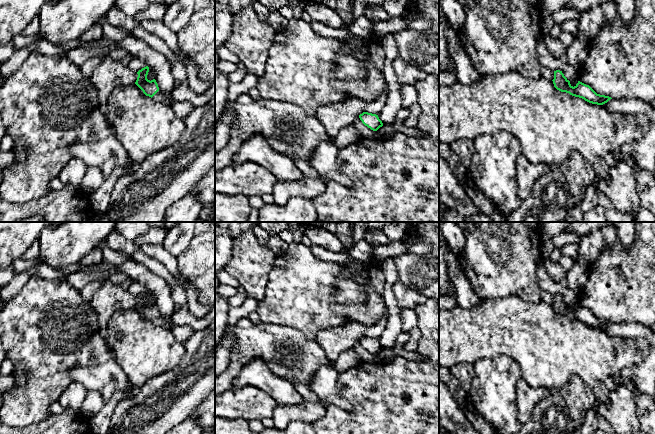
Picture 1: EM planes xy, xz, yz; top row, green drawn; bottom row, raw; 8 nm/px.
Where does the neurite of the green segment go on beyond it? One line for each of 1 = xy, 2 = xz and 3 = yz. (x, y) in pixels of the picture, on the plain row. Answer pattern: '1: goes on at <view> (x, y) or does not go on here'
1: goes on at xy (160, 320)
2: does not go on here
3: does not go on here

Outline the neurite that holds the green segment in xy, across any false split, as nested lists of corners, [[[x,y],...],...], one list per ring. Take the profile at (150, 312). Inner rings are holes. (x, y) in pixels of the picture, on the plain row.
[[[146,290],[137,296],[138,301],[135,308],[143,315],[146,320],[151,321],[154,325],[163,327],[168,330],[172,330],[174,323],[172,319],[168,320],[162,316],[155,303],[148,304],[147,299],[149,291]]]

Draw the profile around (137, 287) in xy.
[[[133,280],[132,284],[128,288],[128,292],[132,296],[138,296],[139,294],[141,294],[142,292],[144,292],[146,290],[147,290],[147,288],[146,288],[145,284],[143,284],[140,281],[136,281],[136,280]]]

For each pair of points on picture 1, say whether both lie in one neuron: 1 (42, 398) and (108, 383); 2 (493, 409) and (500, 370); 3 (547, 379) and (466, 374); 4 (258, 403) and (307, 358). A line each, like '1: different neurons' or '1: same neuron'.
1: different neurons
2: same neuron
3: different neurons
4: different neurons

